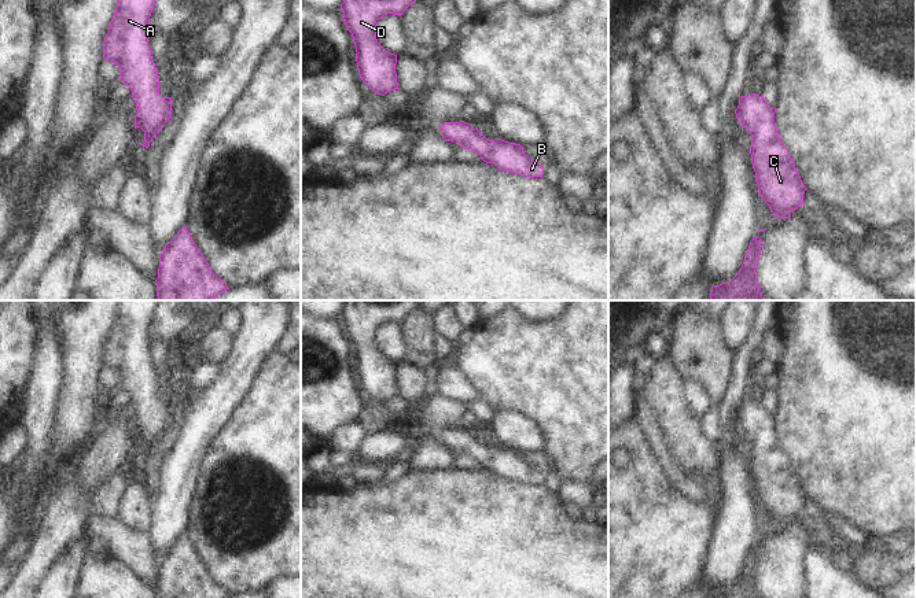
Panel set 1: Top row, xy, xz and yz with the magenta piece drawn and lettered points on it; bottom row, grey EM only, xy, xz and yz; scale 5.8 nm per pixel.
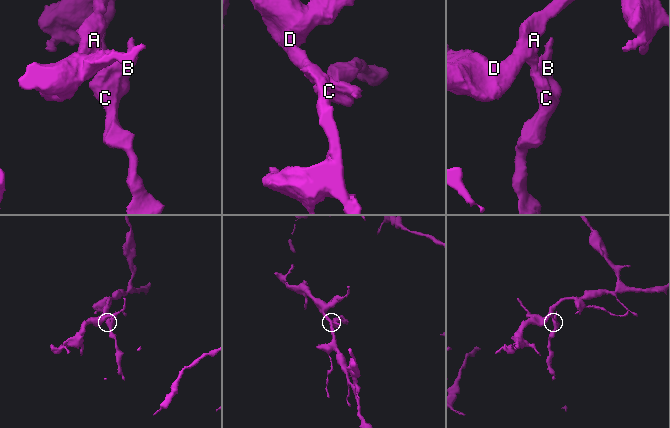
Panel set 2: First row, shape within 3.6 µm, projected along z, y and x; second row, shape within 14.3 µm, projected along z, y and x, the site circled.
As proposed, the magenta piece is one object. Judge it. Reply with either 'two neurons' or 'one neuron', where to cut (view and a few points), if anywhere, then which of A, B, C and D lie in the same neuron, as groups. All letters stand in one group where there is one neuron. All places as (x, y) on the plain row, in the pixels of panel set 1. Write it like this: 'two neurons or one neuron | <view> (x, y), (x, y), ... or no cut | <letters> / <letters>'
one neuron | no cut | A B C D

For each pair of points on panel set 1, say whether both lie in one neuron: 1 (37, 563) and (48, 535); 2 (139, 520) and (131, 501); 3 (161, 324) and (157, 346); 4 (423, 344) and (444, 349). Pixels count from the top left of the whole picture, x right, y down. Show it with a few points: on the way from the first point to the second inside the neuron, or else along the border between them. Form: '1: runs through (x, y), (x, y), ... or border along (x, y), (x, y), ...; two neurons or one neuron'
1: runs through (37, 556), (48, 542); one neuron
2: runs through (138, 516), (135, 505); one neuron
3: border along (151, 339), (162, 339), (172, 344); two neurons
4: border along (436, 333), (434, 347), (438, 355); two neurons

